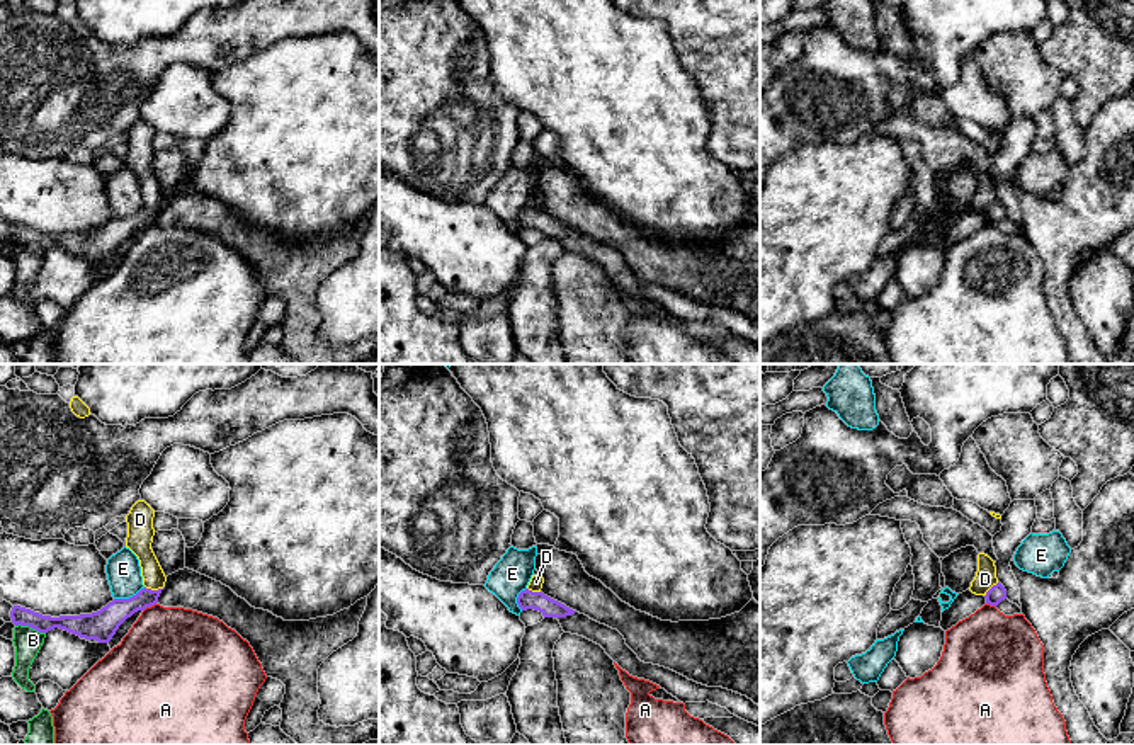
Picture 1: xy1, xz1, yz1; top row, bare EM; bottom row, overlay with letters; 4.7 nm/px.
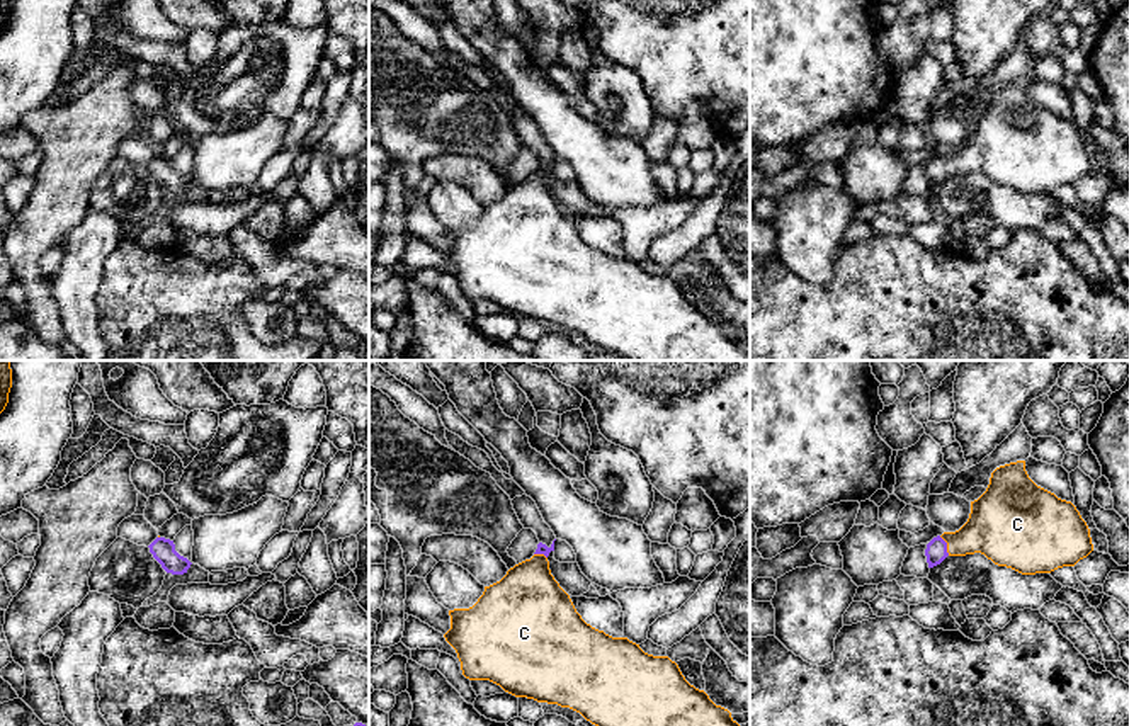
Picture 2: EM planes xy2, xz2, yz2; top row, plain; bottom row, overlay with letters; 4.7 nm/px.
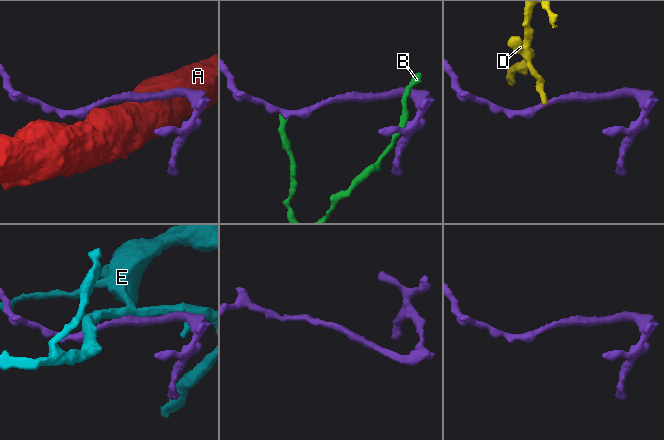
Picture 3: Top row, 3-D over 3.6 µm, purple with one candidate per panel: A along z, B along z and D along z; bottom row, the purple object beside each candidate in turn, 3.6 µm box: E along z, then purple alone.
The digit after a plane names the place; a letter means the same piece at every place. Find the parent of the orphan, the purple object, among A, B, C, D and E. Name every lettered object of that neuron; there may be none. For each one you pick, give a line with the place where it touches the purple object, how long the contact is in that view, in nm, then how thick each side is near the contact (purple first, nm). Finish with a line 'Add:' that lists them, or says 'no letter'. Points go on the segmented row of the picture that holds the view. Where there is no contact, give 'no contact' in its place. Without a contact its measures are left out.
C: yz2 (946, 546) | 110 nm | 100/280 nm
Add: C

